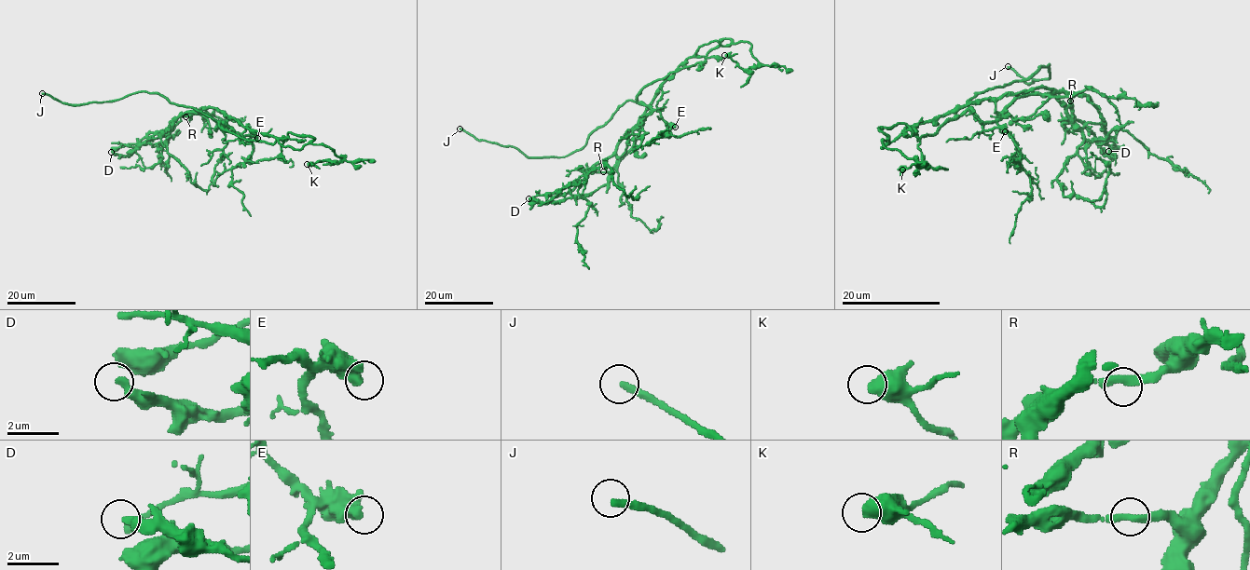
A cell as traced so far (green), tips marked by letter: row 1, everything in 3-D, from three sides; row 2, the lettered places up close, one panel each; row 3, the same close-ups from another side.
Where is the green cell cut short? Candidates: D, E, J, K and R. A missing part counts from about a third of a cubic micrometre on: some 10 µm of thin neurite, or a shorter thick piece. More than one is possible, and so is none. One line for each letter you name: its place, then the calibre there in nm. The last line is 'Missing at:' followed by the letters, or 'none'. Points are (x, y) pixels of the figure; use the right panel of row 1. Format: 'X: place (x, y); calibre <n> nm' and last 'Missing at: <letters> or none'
E: place (1005, 131); calibre 380 nm
J: place (1008, 66); calibre 280 nm
Missing at: E, J

